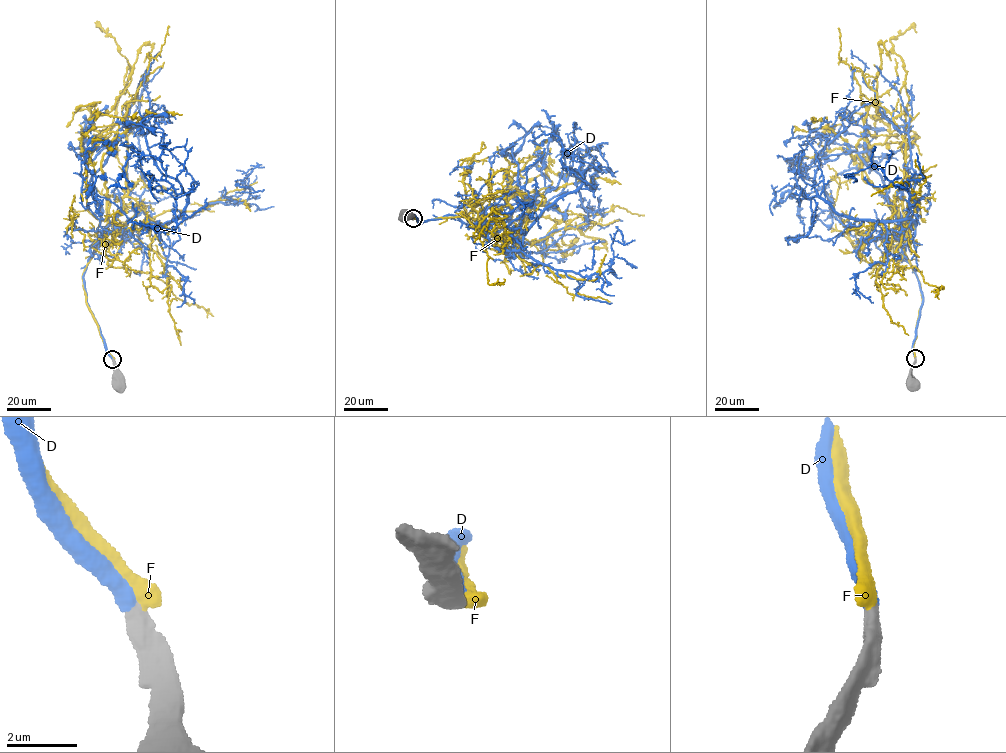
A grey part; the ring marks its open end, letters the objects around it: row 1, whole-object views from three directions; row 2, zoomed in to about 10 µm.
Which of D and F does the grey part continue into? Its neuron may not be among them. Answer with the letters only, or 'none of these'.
D

